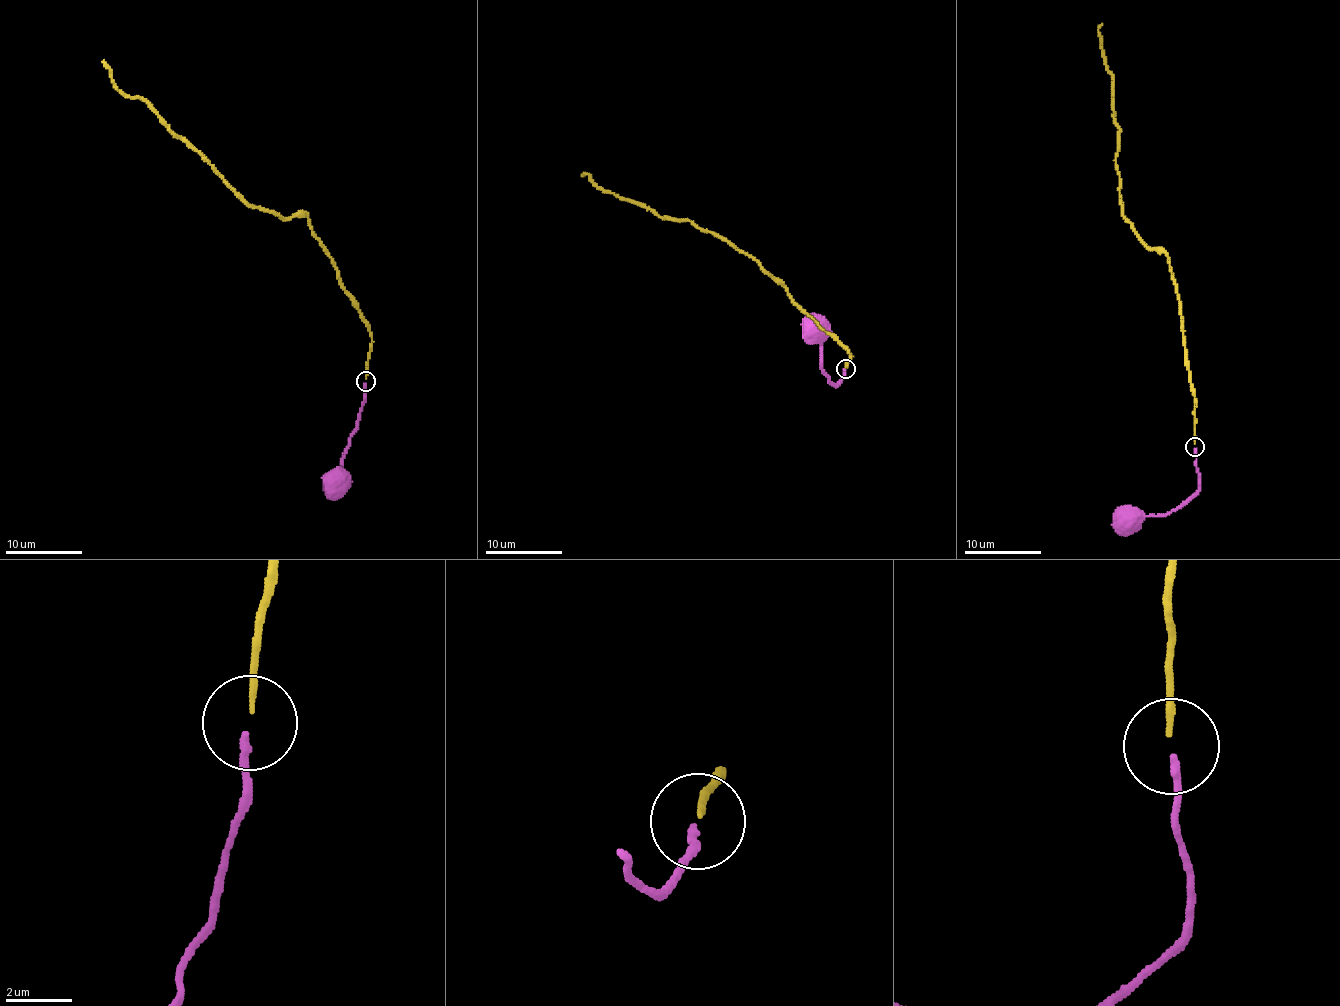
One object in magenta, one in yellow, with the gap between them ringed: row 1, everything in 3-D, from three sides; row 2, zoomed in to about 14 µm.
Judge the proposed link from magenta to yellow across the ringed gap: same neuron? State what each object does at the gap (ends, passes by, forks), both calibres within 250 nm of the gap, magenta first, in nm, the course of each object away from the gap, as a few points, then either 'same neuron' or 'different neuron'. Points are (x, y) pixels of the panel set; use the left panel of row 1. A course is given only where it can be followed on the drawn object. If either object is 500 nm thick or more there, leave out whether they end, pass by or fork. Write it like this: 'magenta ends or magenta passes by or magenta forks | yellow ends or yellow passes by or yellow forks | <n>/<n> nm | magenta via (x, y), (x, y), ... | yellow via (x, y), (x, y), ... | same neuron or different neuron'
magenta ends | yellow ends | 220/180 nm | magenta via (366, 384), (358, 427), (343, 456), (343, 474), (337, 484) | yellow via (366, 378), (370, 325), (308, 216), (285, 218), (248, 203), (144, 100), (117, 88), (104, 59) | same neuron

